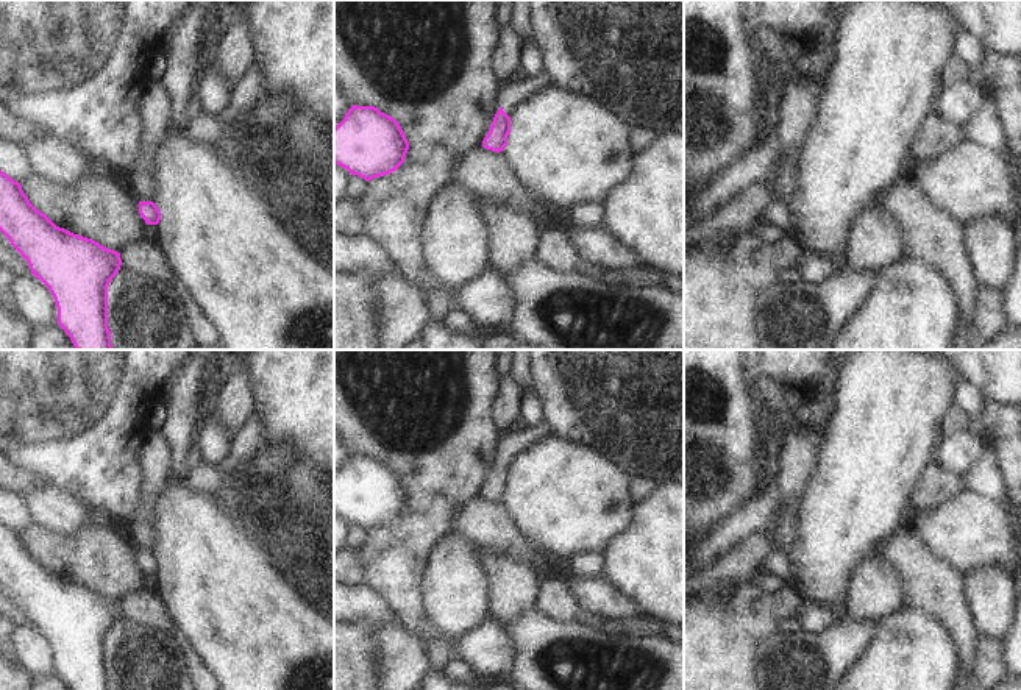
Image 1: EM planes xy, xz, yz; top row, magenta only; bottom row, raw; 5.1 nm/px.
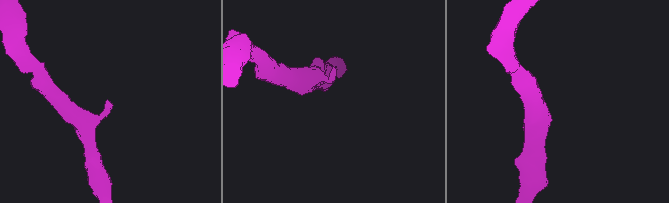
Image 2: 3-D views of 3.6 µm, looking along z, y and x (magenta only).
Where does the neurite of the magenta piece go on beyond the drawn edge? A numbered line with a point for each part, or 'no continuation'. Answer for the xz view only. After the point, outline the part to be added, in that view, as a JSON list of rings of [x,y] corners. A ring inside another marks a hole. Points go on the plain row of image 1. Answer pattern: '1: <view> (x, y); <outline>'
1: xz (517, 441); [[[546,421],[537,428],[526,428],[523,425],[504,434],[501,446],[501,457],[510,467],[517,457],[525,451],[553,434],[553,426]]]

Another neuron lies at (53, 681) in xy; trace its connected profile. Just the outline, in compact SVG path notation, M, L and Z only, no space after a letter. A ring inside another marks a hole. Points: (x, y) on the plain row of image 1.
M53 673L48 676L36 678L34 690L70 690L70 687L58 673Z

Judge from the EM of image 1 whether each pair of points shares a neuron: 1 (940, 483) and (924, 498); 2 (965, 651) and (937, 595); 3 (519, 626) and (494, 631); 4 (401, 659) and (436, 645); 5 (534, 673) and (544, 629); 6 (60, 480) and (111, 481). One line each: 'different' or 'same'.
1: same
2: same
3: different
4: different
5: same
6: same

